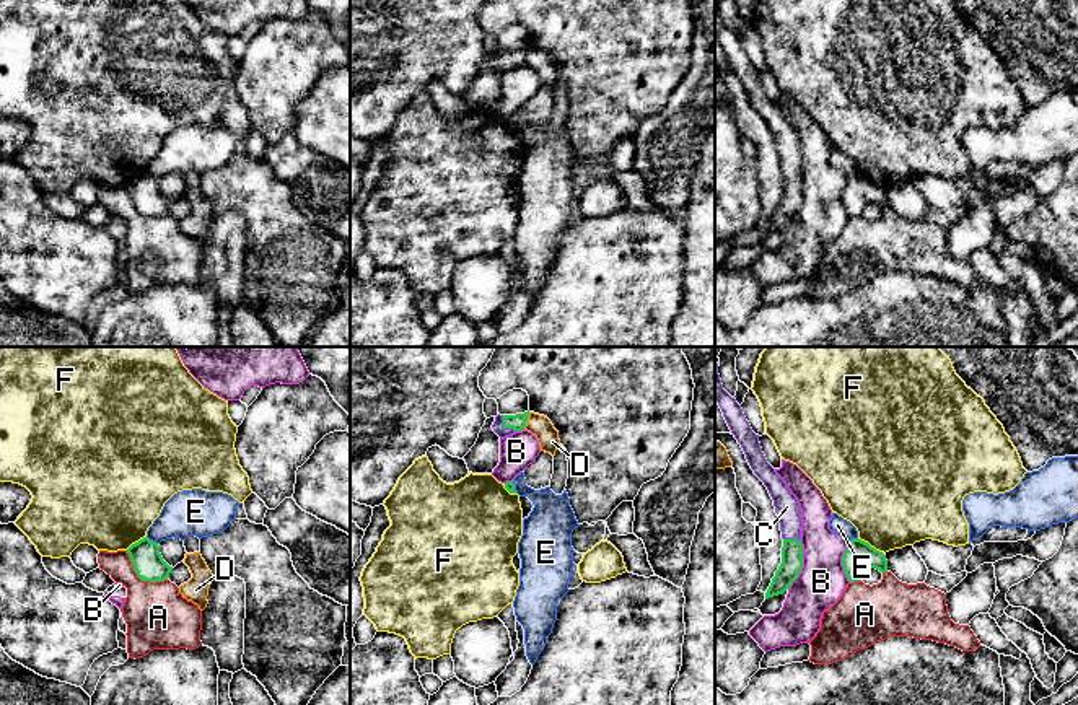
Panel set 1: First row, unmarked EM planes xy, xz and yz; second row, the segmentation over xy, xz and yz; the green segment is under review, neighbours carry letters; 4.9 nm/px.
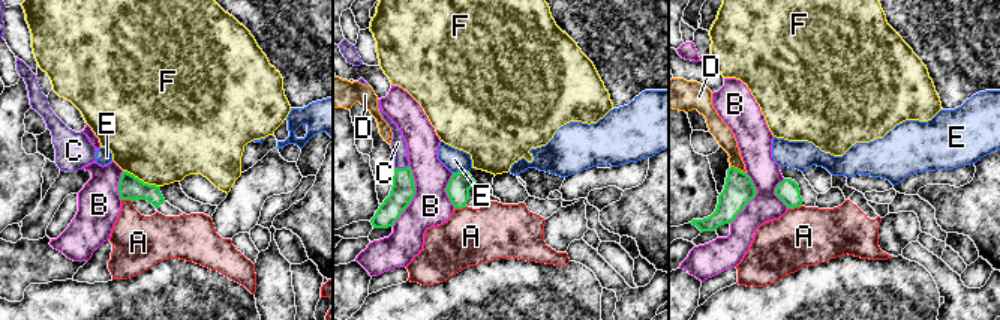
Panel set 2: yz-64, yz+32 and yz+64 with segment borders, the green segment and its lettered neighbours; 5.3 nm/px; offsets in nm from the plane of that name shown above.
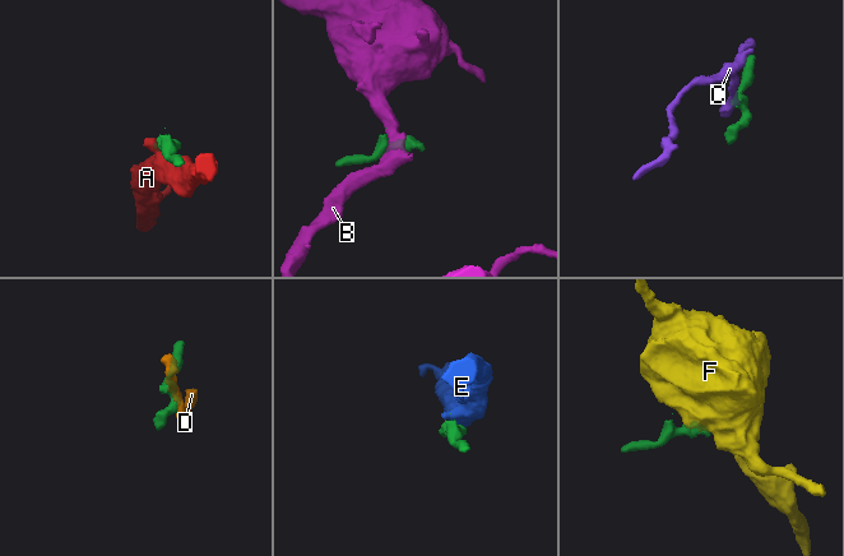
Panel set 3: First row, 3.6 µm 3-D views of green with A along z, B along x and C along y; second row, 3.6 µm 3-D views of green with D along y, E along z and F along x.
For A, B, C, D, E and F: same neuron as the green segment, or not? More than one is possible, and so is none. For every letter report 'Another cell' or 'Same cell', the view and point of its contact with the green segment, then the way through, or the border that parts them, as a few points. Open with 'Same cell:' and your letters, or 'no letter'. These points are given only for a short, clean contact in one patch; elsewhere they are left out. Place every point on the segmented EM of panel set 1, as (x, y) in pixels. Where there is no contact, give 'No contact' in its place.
Same cell: C
A: Another cell. Touches green at xy (140, 578). Boundary: xy (126, 551), (134, 572), (142, 580), (166, 580)
B: Another cell. Touches green at yz (801, 565)
C: Same cell. Touches green at xz (505, 427). Path across: xz (517, 422), (505, 427), (497, 425)
D: Another cell. Touches green at xz (526, 420). Boundary: xz (530, 412), (523, 429)
E: Another cell. Touches green at xy (152, 541). Boundary: xy (147, 536), (157, 544)
F: Another cell. Touches green at yz (868, 544). Boundary: yz (858, 538), (881, 552)

